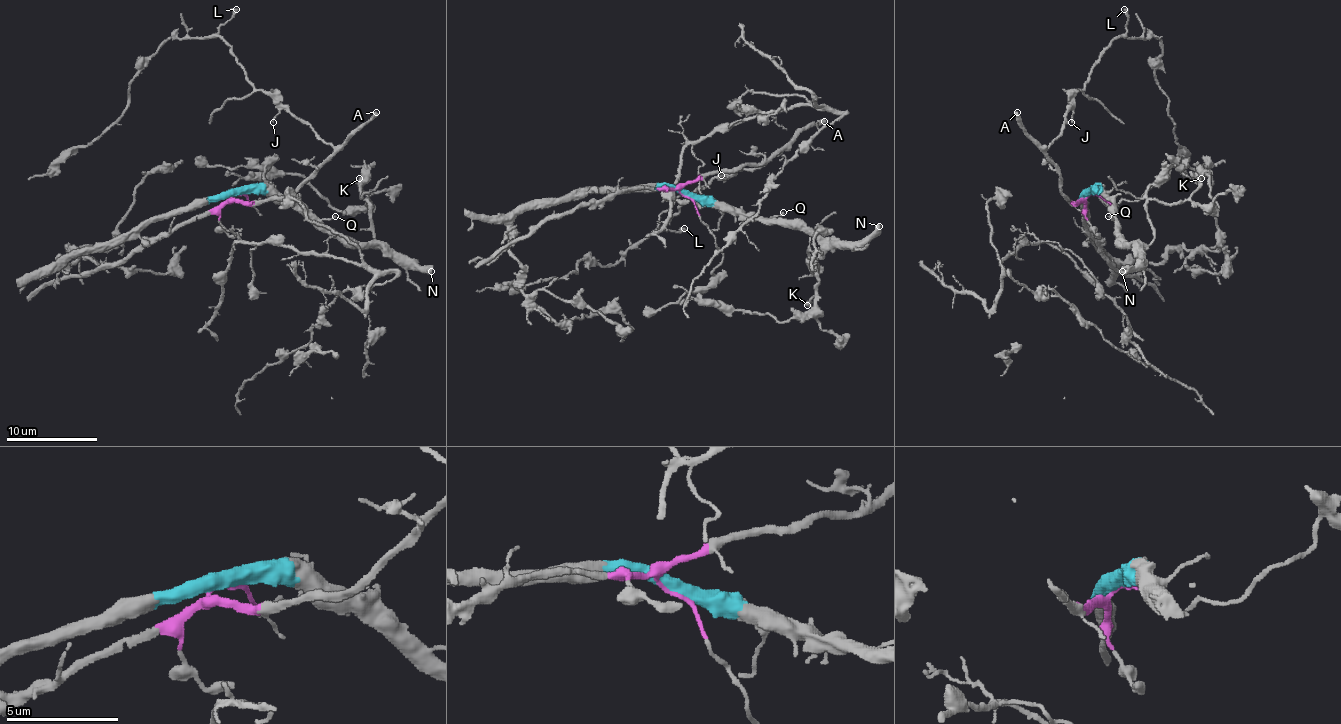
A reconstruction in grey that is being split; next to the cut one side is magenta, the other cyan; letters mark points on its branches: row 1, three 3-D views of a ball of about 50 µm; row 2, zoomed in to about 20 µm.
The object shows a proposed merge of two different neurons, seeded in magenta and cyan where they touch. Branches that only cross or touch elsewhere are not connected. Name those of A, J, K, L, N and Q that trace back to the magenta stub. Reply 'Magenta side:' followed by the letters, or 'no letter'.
Magenta side: A, J, L

